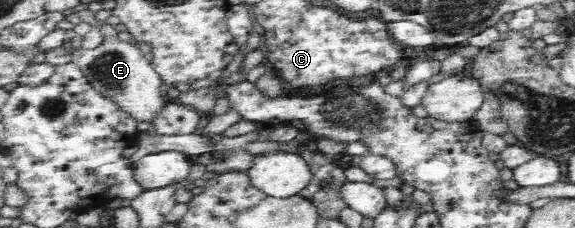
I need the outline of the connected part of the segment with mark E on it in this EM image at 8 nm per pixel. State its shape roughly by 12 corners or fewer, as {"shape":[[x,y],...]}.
{"shape":[[102,23],[93,49],[64,47],[88,82],[137,121],[167,104],[144,52]]}

